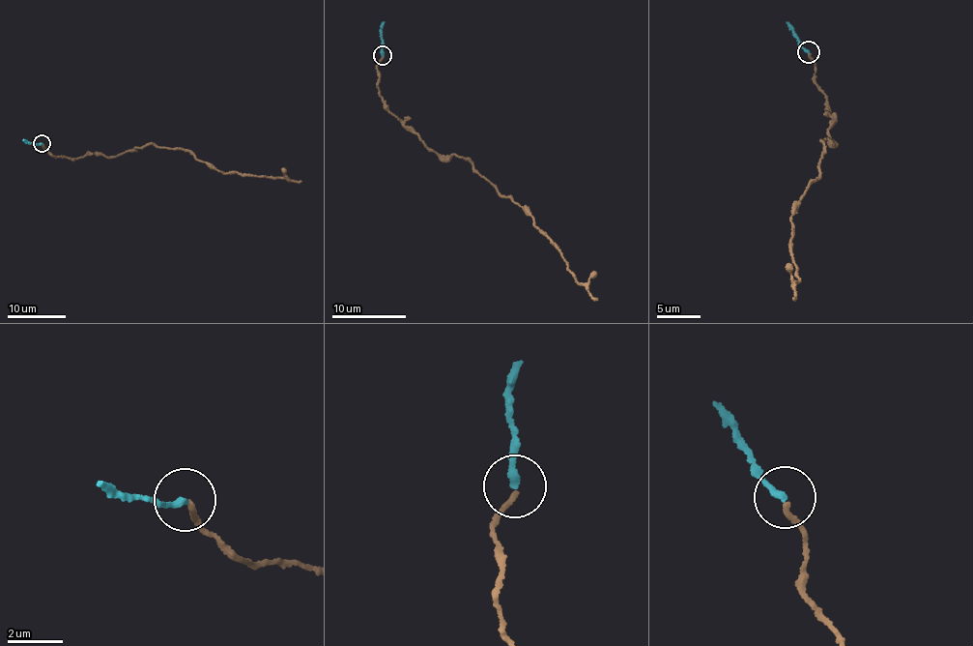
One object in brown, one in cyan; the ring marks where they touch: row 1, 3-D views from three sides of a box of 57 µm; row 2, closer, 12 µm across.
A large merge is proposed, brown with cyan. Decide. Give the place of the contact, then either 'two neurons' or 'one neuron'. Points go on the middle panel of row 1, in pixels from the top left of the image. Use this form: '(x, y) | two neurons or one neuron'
(383, 55) | one neuron

